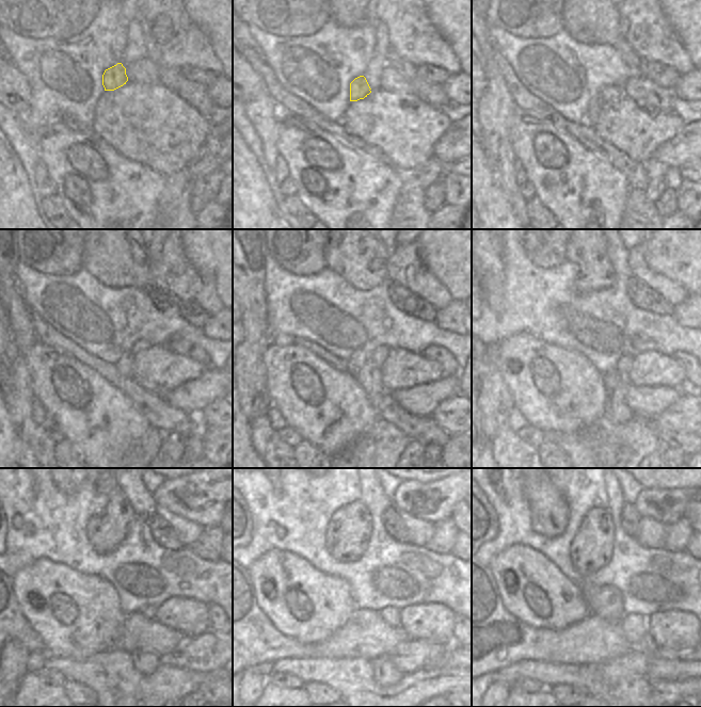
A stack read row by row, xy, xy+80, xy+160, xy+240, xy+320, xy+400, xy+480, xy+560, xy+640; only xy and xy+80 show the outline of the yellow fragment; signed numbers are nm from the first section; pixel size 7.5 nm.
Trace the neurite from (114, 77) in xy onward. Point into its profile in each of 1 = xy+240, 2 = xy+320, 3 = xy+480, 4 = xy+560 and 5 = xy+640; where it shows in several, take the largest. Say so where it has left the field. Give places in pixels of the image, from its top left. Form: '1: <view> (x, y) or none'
1: xy+240 (126, 364)
2: xy+320 (369, 376)
3: xy+480 (145, 662)
4: xy+560 (385, 673)
5: xy+640 (639, 685)

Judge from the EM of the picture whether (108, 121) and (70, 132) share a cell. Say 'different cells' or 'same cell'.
different cells

